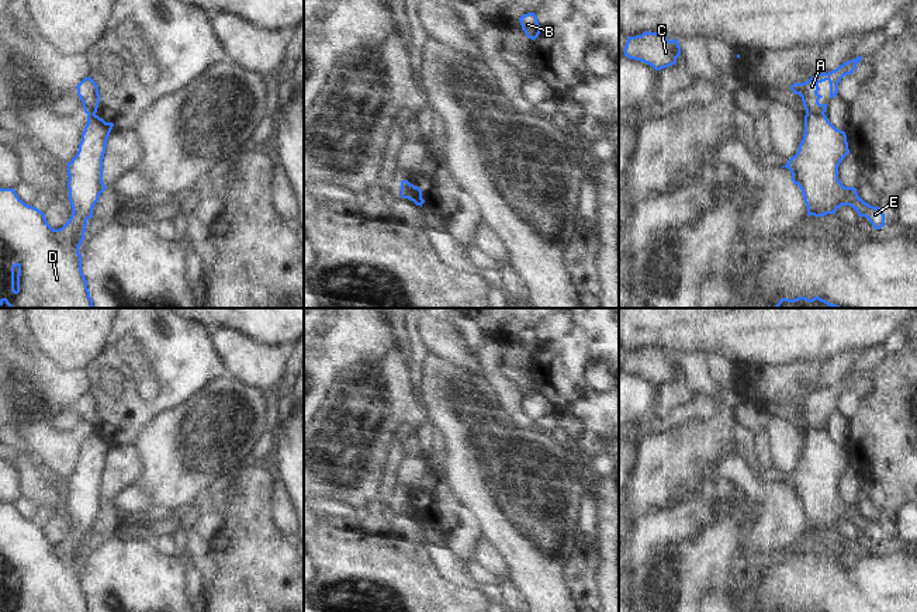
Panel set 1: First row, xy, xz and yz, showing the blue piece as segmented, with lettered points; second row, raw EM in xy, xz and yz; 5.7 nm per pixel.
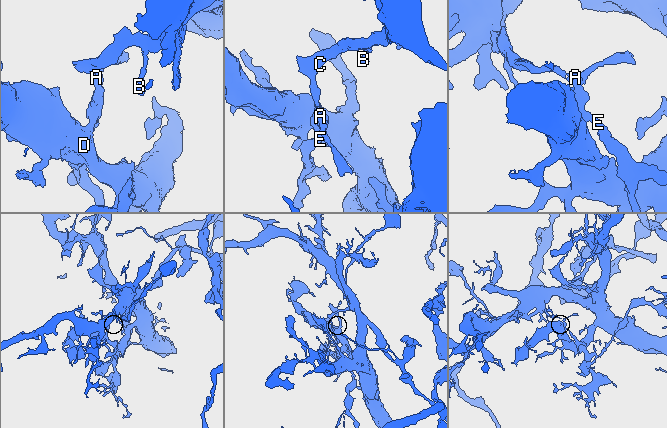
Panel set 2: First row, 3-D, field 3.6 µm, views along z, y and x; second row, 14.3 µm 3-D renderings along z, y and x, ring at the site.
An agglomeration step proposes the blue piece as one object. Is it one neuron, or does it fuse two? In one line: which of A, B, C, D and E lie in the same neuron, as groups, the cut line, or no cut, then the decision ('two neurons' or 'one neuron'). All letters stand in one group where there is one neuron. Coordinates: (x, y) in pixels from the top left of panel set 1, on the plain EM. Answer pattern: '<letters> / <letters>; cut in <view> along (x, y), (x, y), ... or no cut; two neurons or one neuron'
A B C / D E; cut in yz along (806, 428), (823, 429); two neurons

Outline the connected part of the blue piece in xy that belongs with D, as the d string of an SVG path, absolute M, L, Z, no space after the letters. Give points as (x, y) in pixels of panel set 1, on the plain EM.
M96 429L87 431L79 466L68 478L73 528L62 543L53 544L45 529L25 519L14 504L0 502L0 612L90 612L79 563L87 535L93 532L93 523L107 504L103 498L103 474L113 442L113 438L105 438Z

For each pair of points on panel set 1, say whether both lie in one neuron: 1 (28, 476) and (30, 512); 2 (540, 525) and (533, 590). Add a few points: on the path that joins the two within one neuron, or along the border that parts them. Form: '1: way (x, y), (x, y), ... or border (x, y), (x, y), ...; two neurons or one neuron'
1: border (23, 494), (38, 507); two neurons
2: way (536, 540), (536, 574); one neuron

